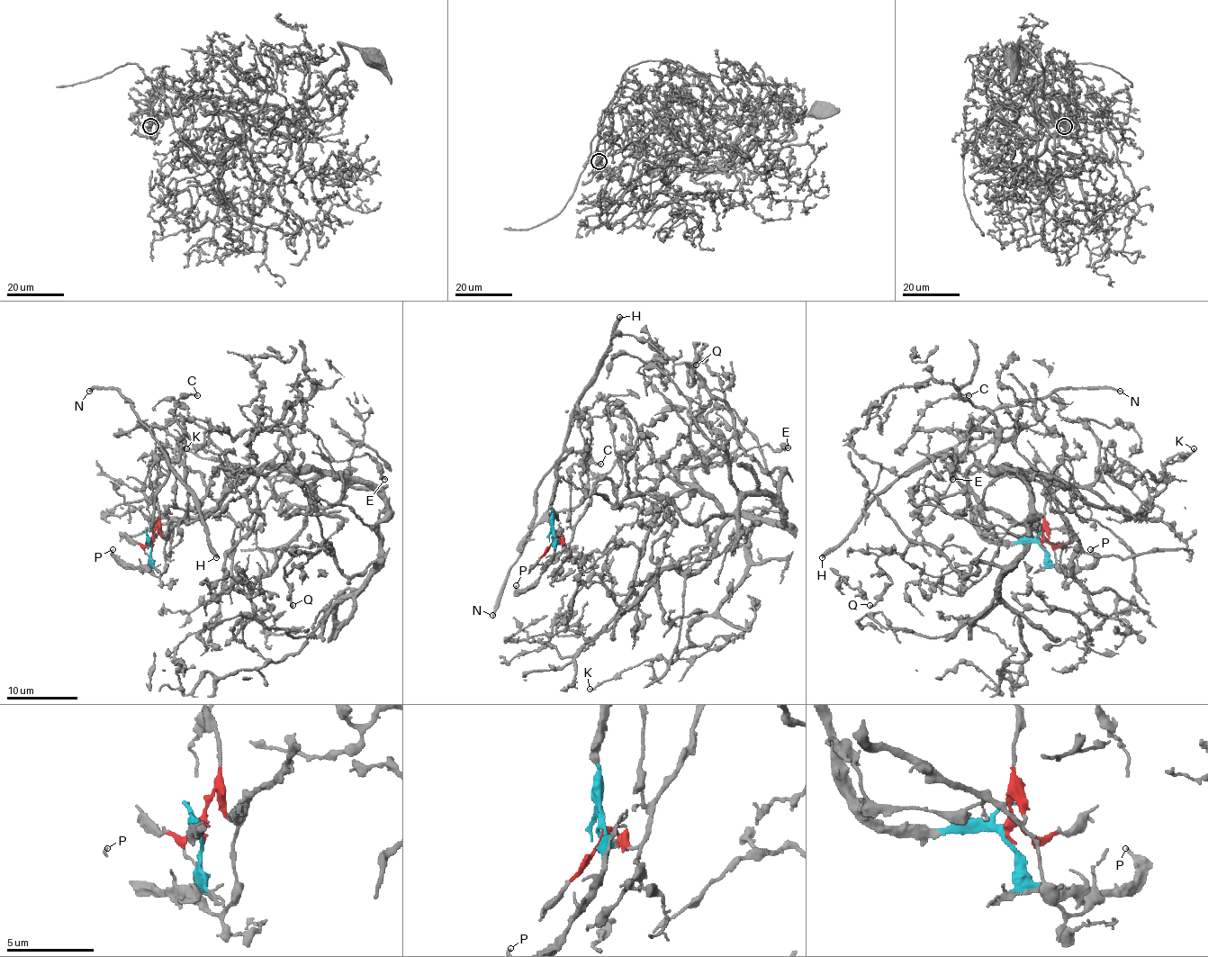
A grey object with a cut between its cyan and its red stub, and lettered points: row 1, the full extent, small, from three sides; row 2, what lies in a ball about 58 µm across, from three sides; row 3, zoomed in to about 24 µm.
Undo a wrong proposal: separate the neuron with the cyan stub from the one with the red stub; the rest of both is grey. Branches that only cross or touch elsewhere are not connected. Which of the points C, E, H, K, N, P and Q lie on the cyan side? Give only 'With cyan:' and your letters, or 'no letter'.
With cyan: H, N, P

